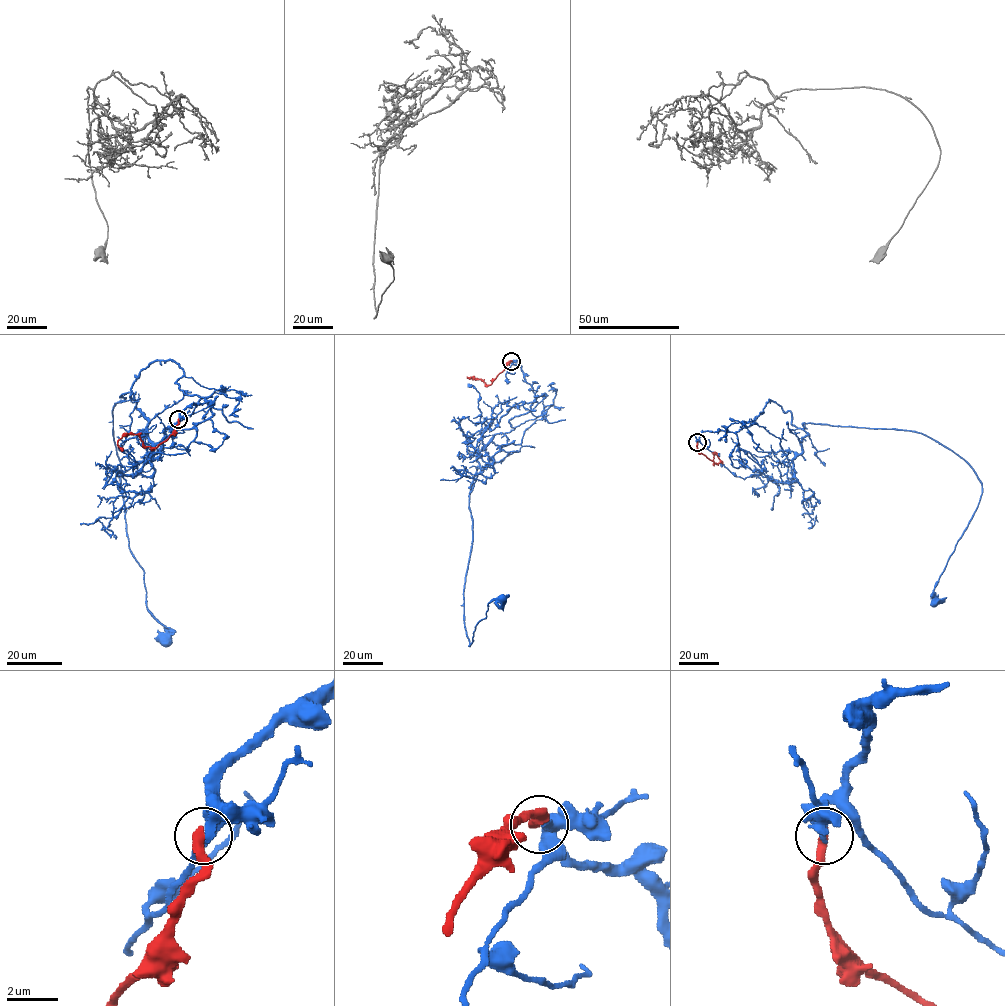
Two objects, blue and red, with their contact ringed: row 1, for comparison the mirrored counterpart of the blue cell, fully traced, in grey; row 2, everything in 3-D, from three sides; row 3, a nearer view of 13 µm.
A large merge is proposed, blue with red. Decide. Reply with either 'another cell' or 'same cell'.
same cell

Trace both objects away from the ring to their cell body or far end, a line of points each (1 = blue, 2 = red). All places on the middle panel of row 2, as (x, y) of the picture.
1: (511, 361), (534, 400), (476, 458), (464, 590), (469, 646), (488, 604), (503, 597)
2: (511, 361), (490, 385), (467, 377), (471, 377)

